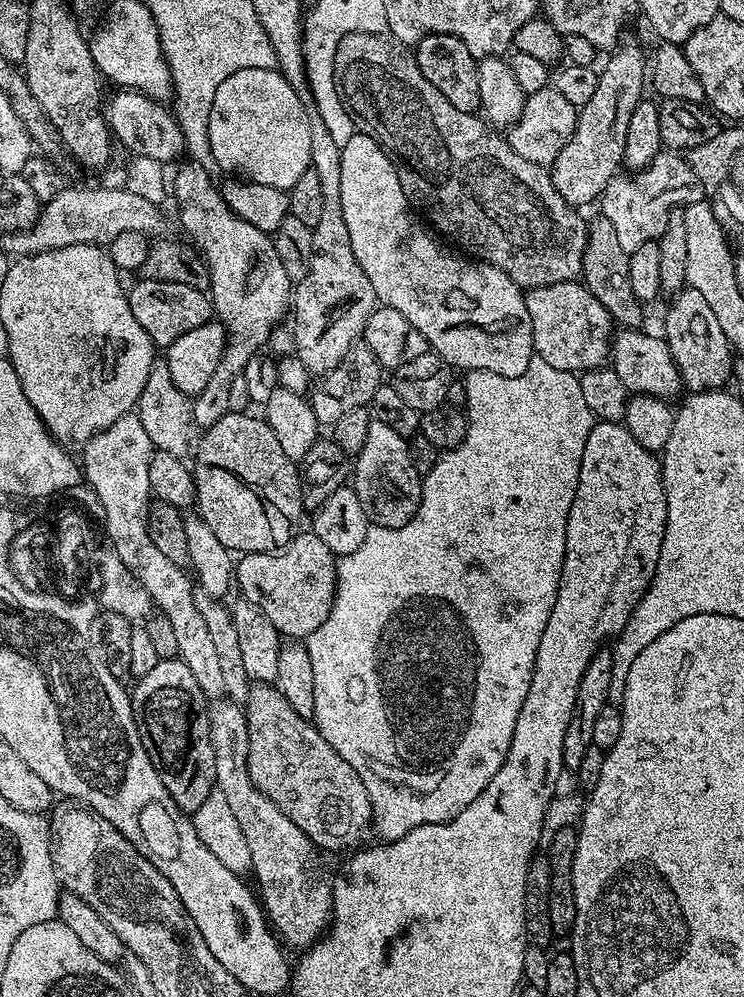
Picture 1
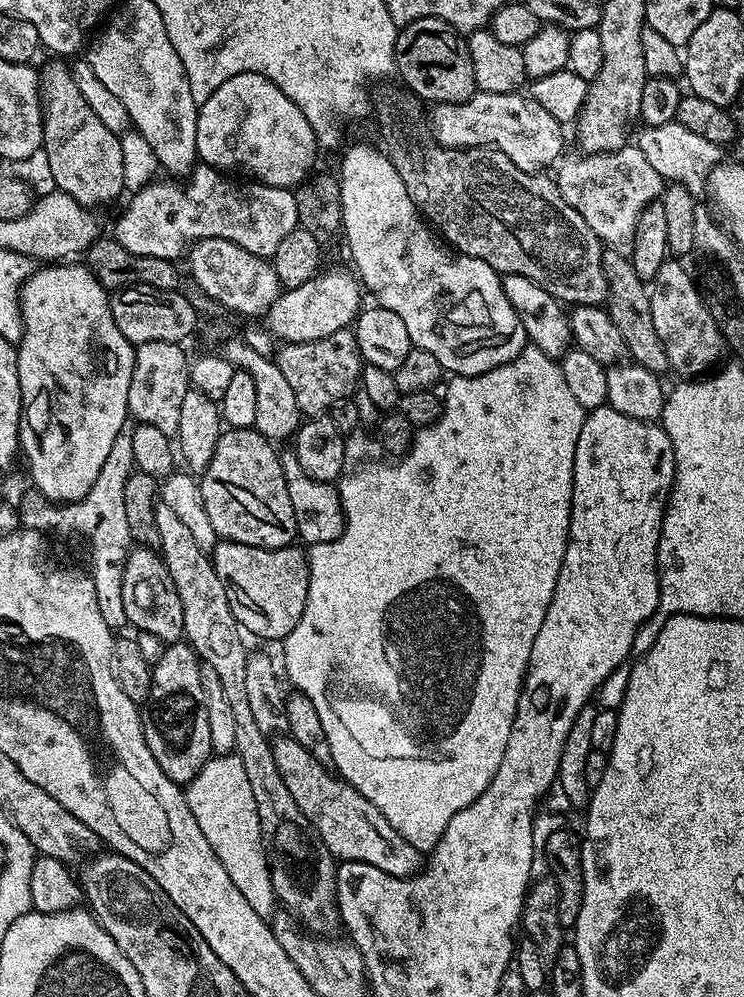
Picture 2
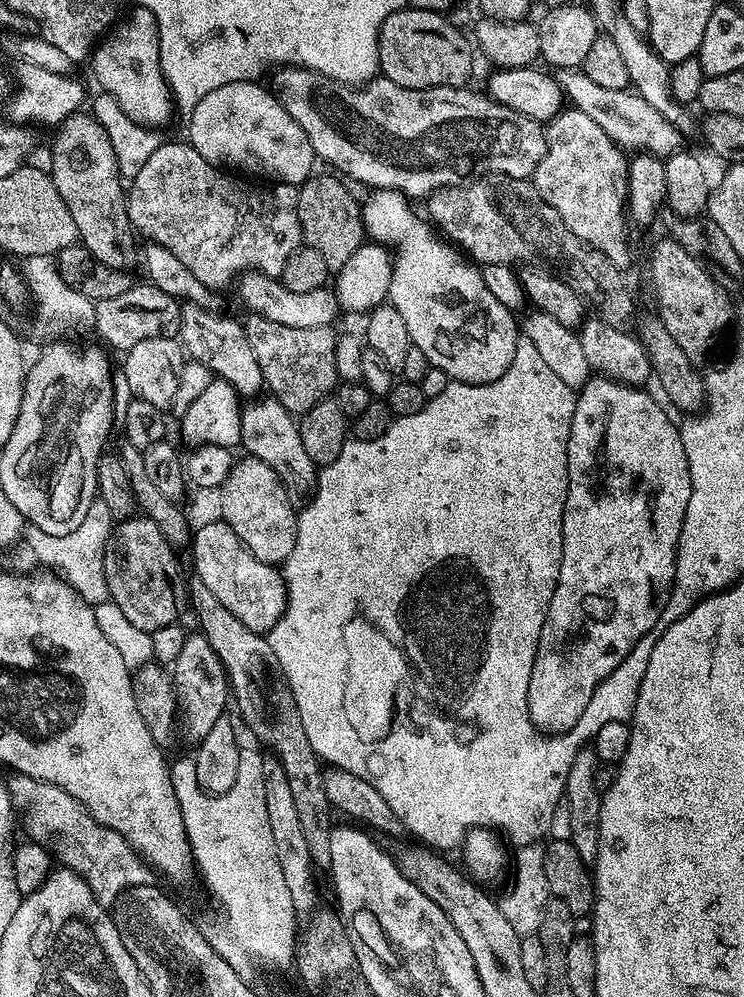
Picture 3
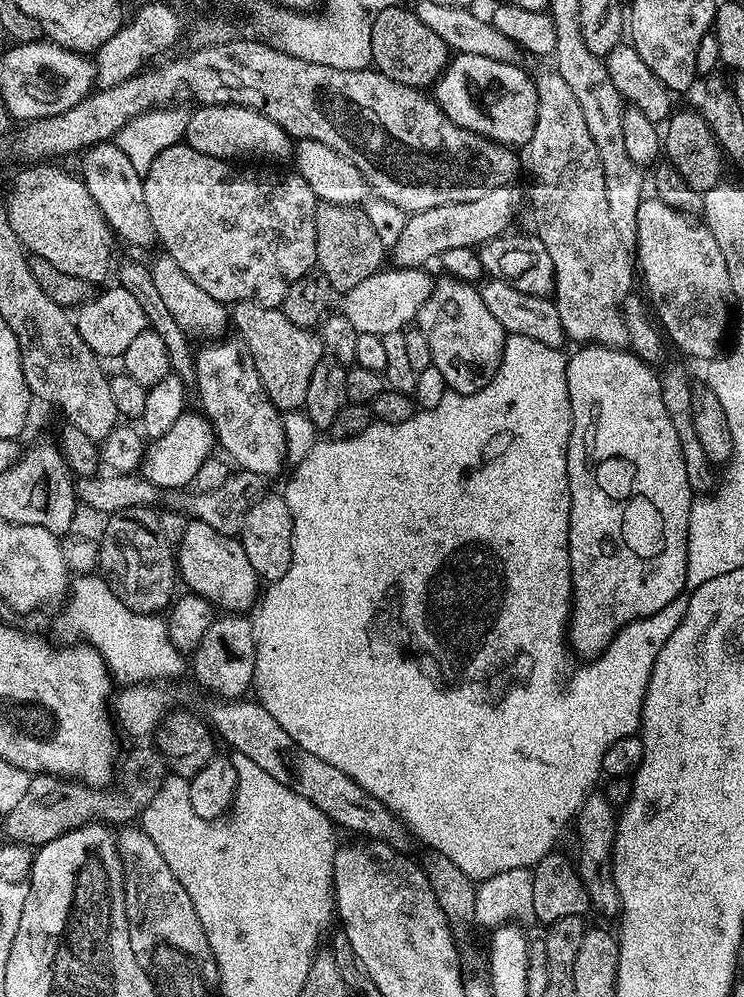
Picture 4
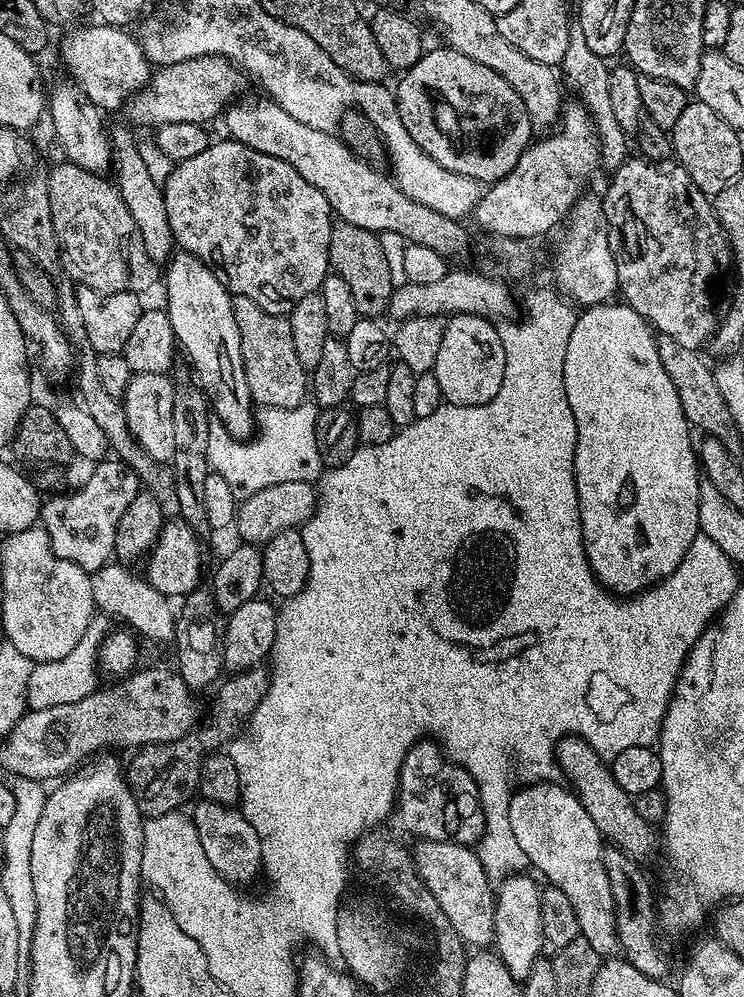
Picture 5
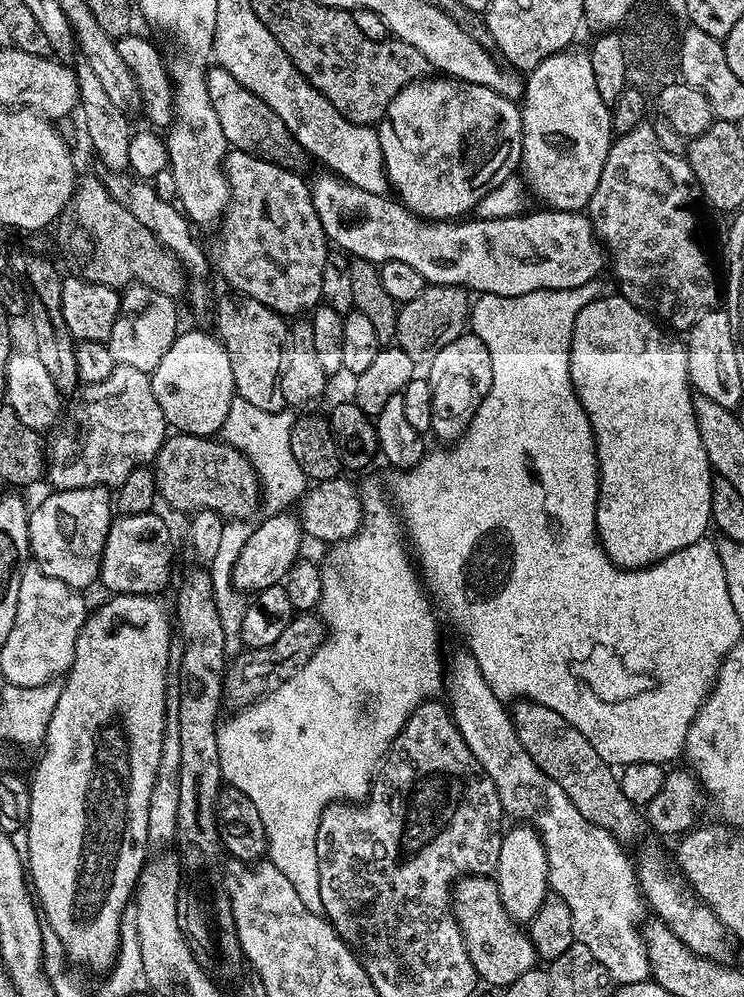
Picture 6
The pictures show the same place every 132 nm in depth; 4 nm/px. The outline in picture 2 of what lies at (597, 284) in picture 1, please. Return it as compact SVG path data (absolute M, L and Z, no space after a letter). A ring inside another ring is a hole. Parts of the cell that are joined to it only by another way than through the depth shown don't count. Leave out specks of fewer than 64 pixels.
M610 247L604 248L604 273L608 283L606 307L614 326L618 326L618 334L622 334L627 355L646 370L657 374L667 373L669 366L666 350L662 350L662 341L658 338L654 317L650 315L649 285L642 278L638 278L629 257L618 254Z

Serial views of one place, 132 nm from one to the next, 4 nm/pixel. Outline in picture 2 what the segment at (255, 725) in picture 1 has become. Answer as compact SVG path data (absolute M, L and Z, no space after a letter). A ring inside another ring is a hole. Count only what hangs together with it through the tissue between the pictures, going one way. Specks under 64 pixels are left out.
M287 734L272 740L272 753L290 794L294 794L294 802L298 802L298 810L306 814L326 850L330 850L337 861L362 862L403 880L415 876L425 867L425 857L410 846L410 842L390 826L390 822L386 822L386 814L374 806L371 795L359 792L349 781L333 774L326 765L318 762L318 758L314 758L314 754L310 754L310 750Z

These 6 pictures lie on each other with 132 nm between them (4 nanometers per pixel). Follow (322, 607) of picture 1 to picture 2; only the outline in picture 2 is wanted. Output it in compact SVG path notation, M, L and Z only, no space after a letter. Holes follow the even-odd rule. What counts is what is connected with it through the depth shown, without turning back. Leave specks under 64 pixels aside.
M220 540L211 549L212 565L222 578L222 587L226 589L226 602L230 602L230 610L236 623L245 633L253 632L264 640L283 641L284 637L298 626L298 618L302 618L302 610L308 597L308 557L303 547L286 548L251 548L233 540Z

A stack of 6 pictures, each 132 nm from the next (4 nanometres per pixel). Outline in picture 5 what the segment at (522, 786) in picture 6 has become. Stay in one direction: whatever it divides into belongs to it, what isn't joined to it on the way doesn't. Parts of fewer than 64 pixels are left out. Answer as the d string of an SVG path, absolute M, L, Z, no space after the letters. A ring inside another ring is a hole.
M532 782L528 788L517 787L508 803L506 823L512 831L515 844L522 850L527 863L533 864L548 879L551 887L562 890L566 898L574 906L574 914L578 918L578 926L582 939L590 942L594 950L602 958L611 957L620 952L620 939L616 936L616 914L612 911L612 895L610 894L610 878L604 865L605 841L598 826L594 826L594 818L586 814L582 802L576 793L567 787L559 788L556 782Z

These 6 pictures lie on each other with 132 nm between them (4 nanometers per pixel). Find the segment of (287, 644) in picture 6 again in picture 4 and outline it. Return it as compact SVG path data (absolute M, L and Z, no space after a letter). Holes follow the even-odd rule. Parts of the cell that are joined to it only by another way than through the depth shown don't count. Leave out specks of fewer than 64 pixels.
M152 746L140 748L137 752L132 752L128 757L126 756L122 760L122 768L124 764L124 788L116 788L117 786L92 787L89 784L82 784L78 780L63 776L33 775L30 786L26 786L26 794L19 800L18 806L14 806L14 810L10 810L3 817L4 832L8 835L5 837L14 844L39 846L50 842L63 832L68 832L71 828L79 828L81 824L95 820L107 822L112 826L124 826L135 821L140 813L146 810L146 806L150 806L154 794L158 794L160 784L166 775L166 765L164 757Z

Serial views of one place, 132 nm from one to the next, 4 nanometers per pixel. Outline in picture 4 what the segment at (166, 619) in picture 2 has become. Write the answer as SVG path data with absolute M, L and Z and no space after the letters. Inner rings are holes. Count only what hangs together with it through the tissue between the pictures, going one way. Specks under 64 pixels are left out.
M151 507L127 508L111 513L104 533L98 539L98 568L114 592L130 608L144 615L160 614L171 605L178 589L178 569L173 545L155 527L160 512Z

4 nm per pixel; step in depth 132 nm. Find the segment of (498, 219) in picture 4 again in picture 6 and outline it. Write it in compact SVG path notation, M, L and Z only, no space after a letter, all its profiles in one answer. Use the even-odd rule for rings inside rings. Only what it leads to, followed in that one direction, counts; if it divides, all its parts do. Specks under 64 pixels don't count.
M576 47L562 49L558 54L546 58L546 62L538 65L533 72L527 73L520 108L524 139L522 176L526 181L527 191L544 203L541 205L557 212L579 212L587 209L594 190L598 190L602 166L606 166L606 158L614 139L611 107L602 102L602 94L598 94L594 69L590 67L587 51L583 47Z

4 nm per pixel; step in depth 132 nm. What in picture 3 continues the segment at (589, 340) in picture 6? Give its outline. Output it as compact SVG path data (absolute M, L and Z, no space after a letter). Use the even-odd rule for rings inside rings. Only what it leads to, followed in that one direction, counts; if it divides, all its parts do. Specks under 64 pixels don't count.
M596 374L576 392L574 422L570 422L568 443L568 493L562 514L562 562L556 579L554 598L550 598L550 610L546 610L546 622L542 622L542 634L538 638L538 650L528 691L528 713L536 729L545 734L561 734L560 732L568 732L571 728L573 731L579 725L586 706L592 704L597 686L610 674L614 674L614 670L618 670L626 654L630 654L630 650L638 646L638 638L656 628L664 603L668 601L672 585L676 583L676 547L682 534L682 522L686 518L686 506L690 502L690 466L686 462L686 450L682 446L677 421L672 421L664 413L665 405L659 399L656 401L650 393L644 391L648 390L631 384L620 384L616 380L609 380L607 376Z

